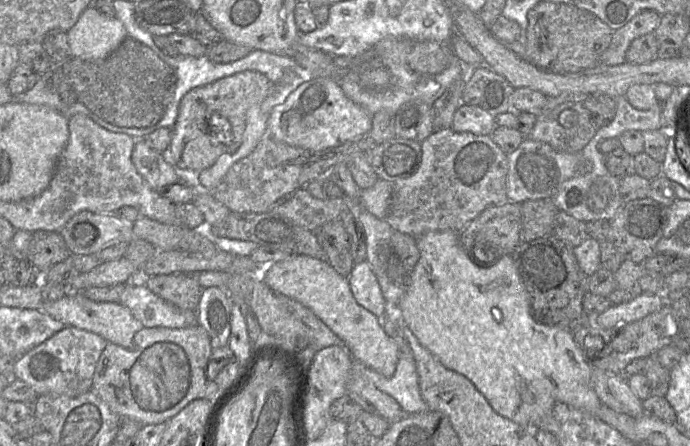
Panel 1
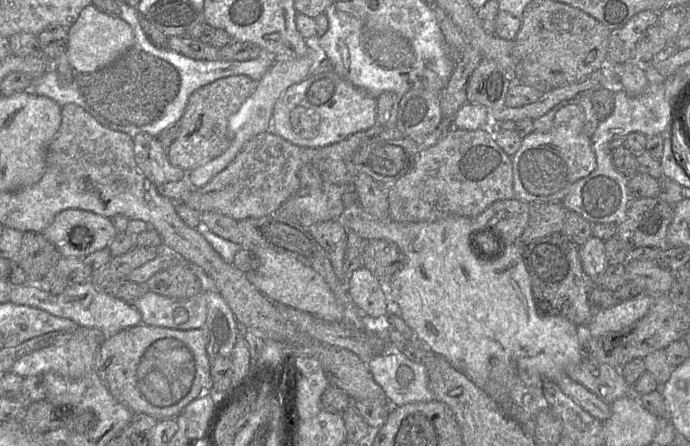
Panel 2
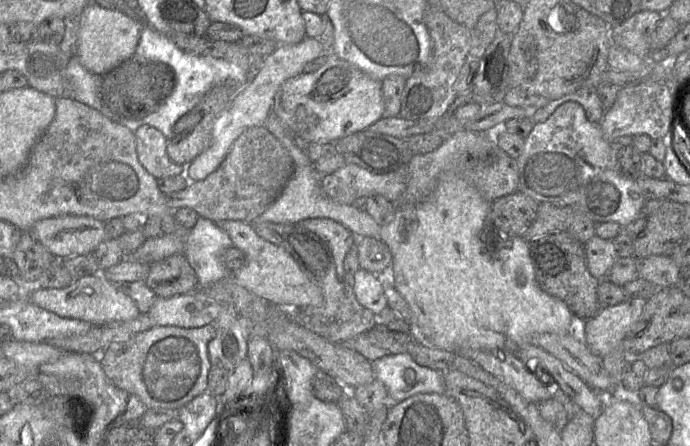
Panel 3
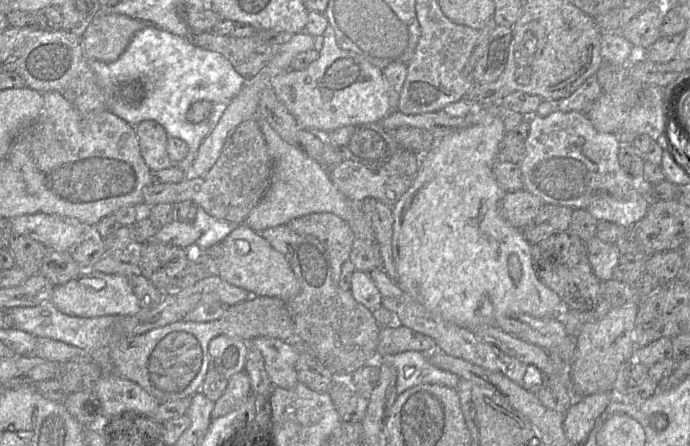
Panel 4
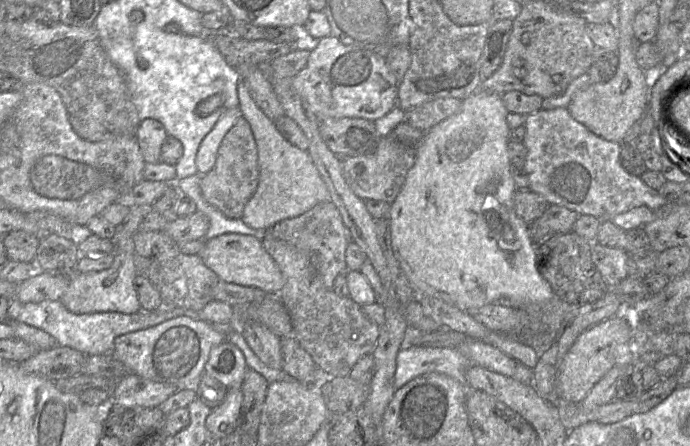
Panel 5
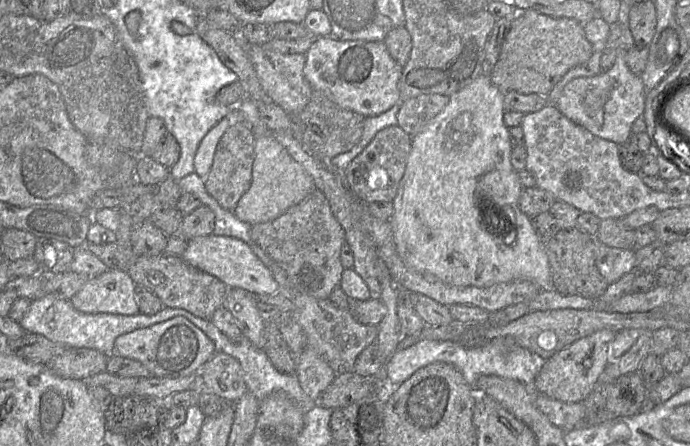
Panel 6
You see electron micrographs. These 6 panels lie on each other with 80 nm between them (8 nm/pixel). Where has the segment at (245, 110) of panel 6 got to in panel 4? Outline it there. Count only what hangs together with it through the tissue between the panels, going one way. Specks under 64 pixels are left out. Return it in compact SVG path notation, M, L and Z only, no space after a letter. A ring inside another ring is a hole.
M259 114L255 118L265 138L272 162L269 189L261 202L253 208L244 224L255 232L287 225L290 221L313 213L332 213L346 223L354 216L347 198L334 186L329 171L308 156L297 145L284 141Z

